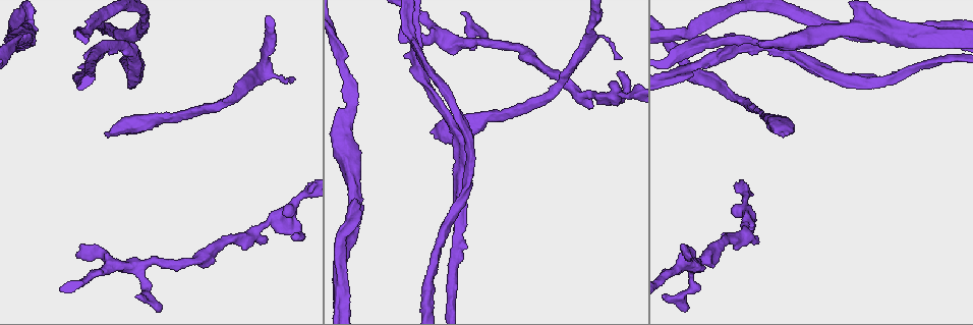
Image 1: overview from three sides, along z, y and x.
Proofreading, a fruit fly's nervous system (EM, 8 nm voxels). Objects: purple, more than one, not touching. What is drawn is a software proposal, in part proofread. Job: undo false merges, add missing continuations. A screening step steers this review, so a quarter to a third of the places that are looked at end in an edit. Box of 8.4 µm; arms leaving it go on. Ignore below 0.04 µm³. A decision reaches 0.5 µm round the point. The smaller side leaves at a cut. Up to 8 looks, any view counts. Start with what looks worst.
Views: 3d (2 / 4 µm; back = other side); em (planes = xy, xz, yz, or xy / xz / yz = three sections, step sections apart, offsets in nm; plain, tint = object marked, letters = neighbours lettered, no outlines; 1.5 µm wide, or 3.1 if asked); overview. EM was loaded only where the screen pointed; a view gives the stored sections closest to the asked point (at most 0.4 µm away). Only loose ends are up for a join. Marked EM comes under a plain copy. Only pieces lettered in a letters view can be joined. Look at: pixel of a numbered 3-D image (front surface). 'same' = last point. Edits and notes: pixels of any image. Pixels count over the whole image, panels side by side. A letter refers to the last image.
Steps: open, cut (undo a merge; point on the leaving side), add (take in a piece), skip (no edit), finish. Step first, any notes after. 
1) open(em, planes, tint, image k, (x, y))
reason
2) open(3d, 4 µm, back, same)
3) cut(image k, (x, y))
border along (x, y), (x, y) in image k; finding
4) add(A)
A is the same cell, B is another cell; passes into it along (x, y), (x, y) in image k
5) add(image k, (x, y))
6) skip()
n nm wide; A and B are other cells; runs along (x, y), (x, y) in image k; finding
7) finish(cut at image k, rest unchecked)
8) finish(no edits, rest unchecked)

open(em, xz, step 8, letters, image 1, (617, 74))
branch stops here

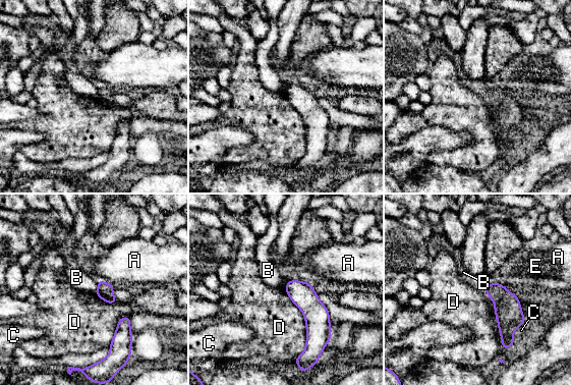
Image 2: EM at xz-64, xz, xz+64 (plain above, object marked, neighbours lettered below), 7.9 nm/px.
skip()
A, B, C, D and E are other cells; runs along (292, 282), (313, 310), (307, 348) in image 2; none of them fits

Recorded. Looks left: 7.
open(3d, 2 µm, image 1, (682, 78))
an open end

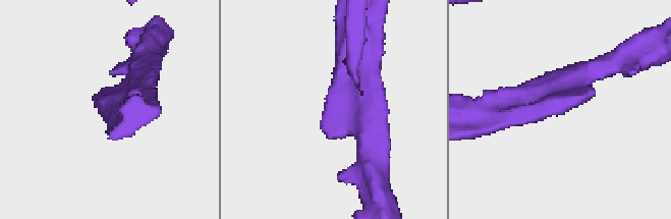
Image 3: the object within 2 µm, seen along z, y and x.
open(em, planes, letters, image 3, (564, 104))
shape alone is not enough

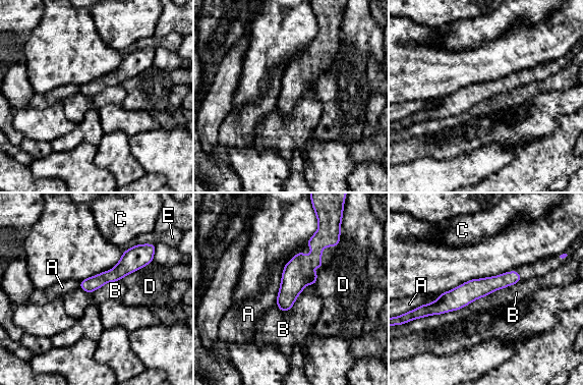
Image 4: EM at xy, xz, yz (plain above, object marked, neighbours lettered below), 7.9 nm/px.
skip()
B touches over 850 nm; A, B, C, D and E are other cells; border along (521, 280), (459, 309), (421, 318) in image 4; no lettered piece goes on from it

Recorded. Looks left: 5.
open(em, xz, step 8, letters, image 1, (477, 123))

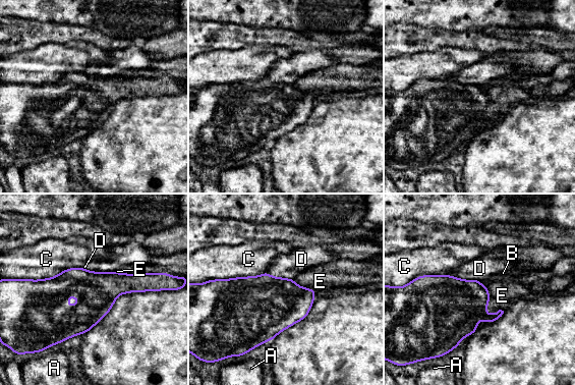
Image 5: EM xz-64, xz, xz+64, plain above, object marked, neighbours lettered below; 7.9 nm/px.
skip()
340 nm wide; A, B, C, D and E are other cells; runs along (151, 287), (30, 293) in image 5; one cell here

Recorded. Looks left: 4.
finish(no edits, rest unchecked)

